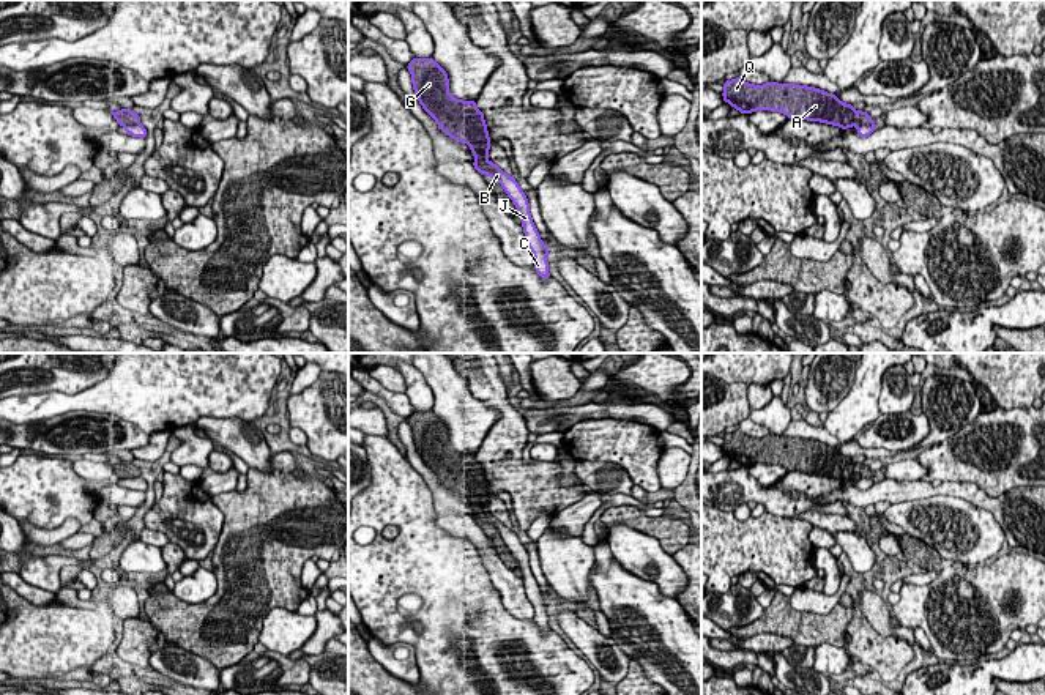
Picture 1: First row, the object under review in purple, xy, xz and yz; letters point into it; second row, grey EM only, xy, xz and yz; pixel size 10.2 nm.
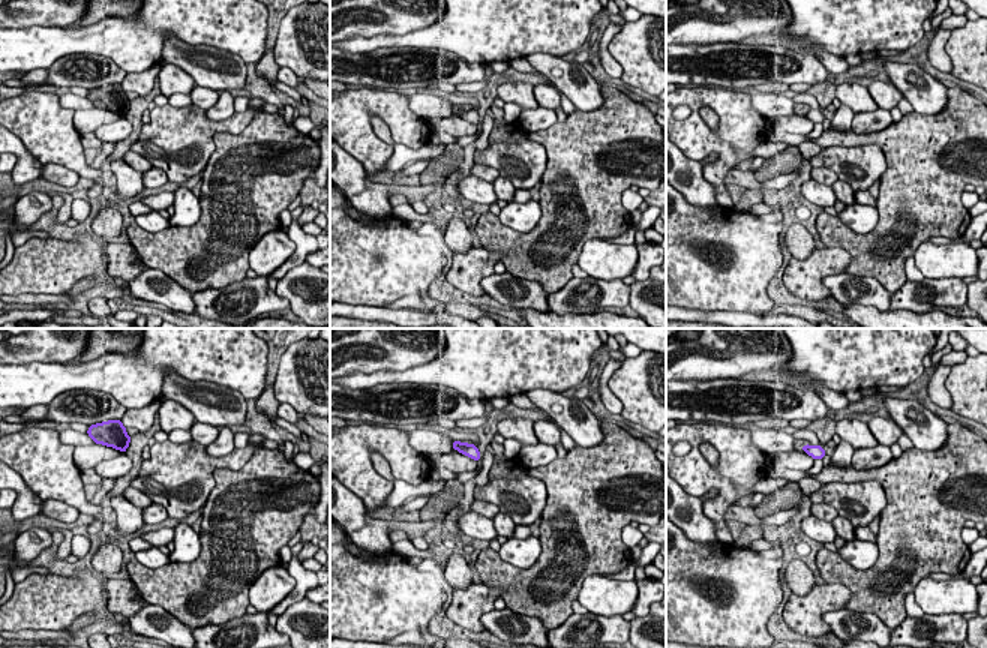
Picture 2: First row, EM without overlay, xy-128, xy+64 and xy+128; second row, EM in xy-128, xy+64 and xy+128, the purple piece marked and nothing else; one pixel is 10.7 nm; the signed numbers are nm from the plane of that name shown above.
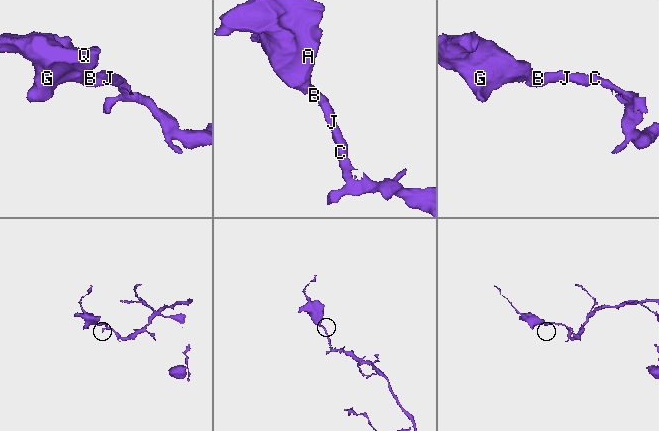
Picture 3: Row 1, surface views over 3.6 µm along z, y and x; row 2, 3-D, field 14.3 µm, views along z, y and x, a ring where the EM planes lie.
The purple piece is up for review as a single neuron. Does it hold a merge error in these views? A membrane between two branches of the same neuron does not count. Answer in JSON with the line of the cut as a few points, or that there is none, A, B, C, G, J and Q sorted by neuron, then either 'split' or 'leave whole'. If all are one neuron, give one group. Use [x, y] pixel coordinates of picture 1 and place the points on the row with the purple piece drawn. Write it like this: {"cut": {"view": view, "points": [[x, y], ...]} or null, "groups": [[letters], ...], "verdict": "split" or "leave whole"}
{"cut": {"view": "xy", "points": [[139, 122], [125, 126]]}, "groups": [["A", "G", "Q"], ["B", "C", "J"]], "verdict": "split"}

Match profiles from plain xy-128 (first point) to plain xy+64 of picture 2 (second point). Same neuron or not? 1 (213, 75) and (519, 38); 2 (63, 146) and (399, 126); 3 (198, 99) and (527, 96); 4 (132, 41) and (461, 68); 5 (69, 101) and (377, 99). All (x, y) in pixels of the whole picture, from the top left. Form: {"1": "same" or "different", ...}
{"1": "different", "2": "same", "3": "different", "4": "different", "5": "different"}

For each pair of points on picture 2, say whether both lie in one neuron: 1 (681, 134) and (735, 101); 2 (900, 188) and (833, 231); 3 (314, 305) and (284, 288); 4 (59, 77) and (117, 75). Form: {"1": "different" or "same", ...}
{"1": "same", "2": "same", "3": "same", "4": "same"}

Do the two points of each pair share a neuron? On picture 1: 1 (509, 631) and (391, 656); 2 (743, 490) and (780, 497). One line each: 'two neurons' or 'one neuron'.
1: two neurons
2: one neuron

